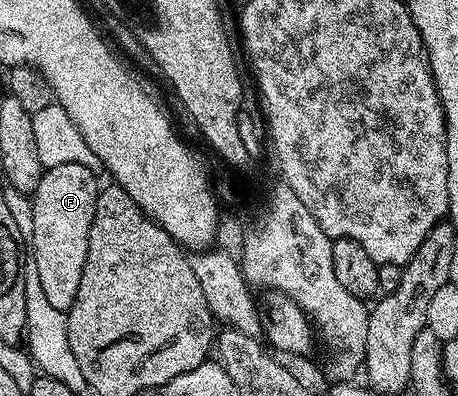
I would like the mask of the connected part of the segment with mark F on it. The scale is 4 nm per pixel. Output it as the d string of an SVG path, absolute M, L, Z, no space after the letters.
M67 163L45 169L40 176L38 186L31 193L34 216L34 232L30 241L30 258L37 267L39 286L50 306L67 313L77 297L82 270L85 269L86 254L89 252L89 232L93 224L94 210L97 206L100 182L95 169L81 166L78 163Z

